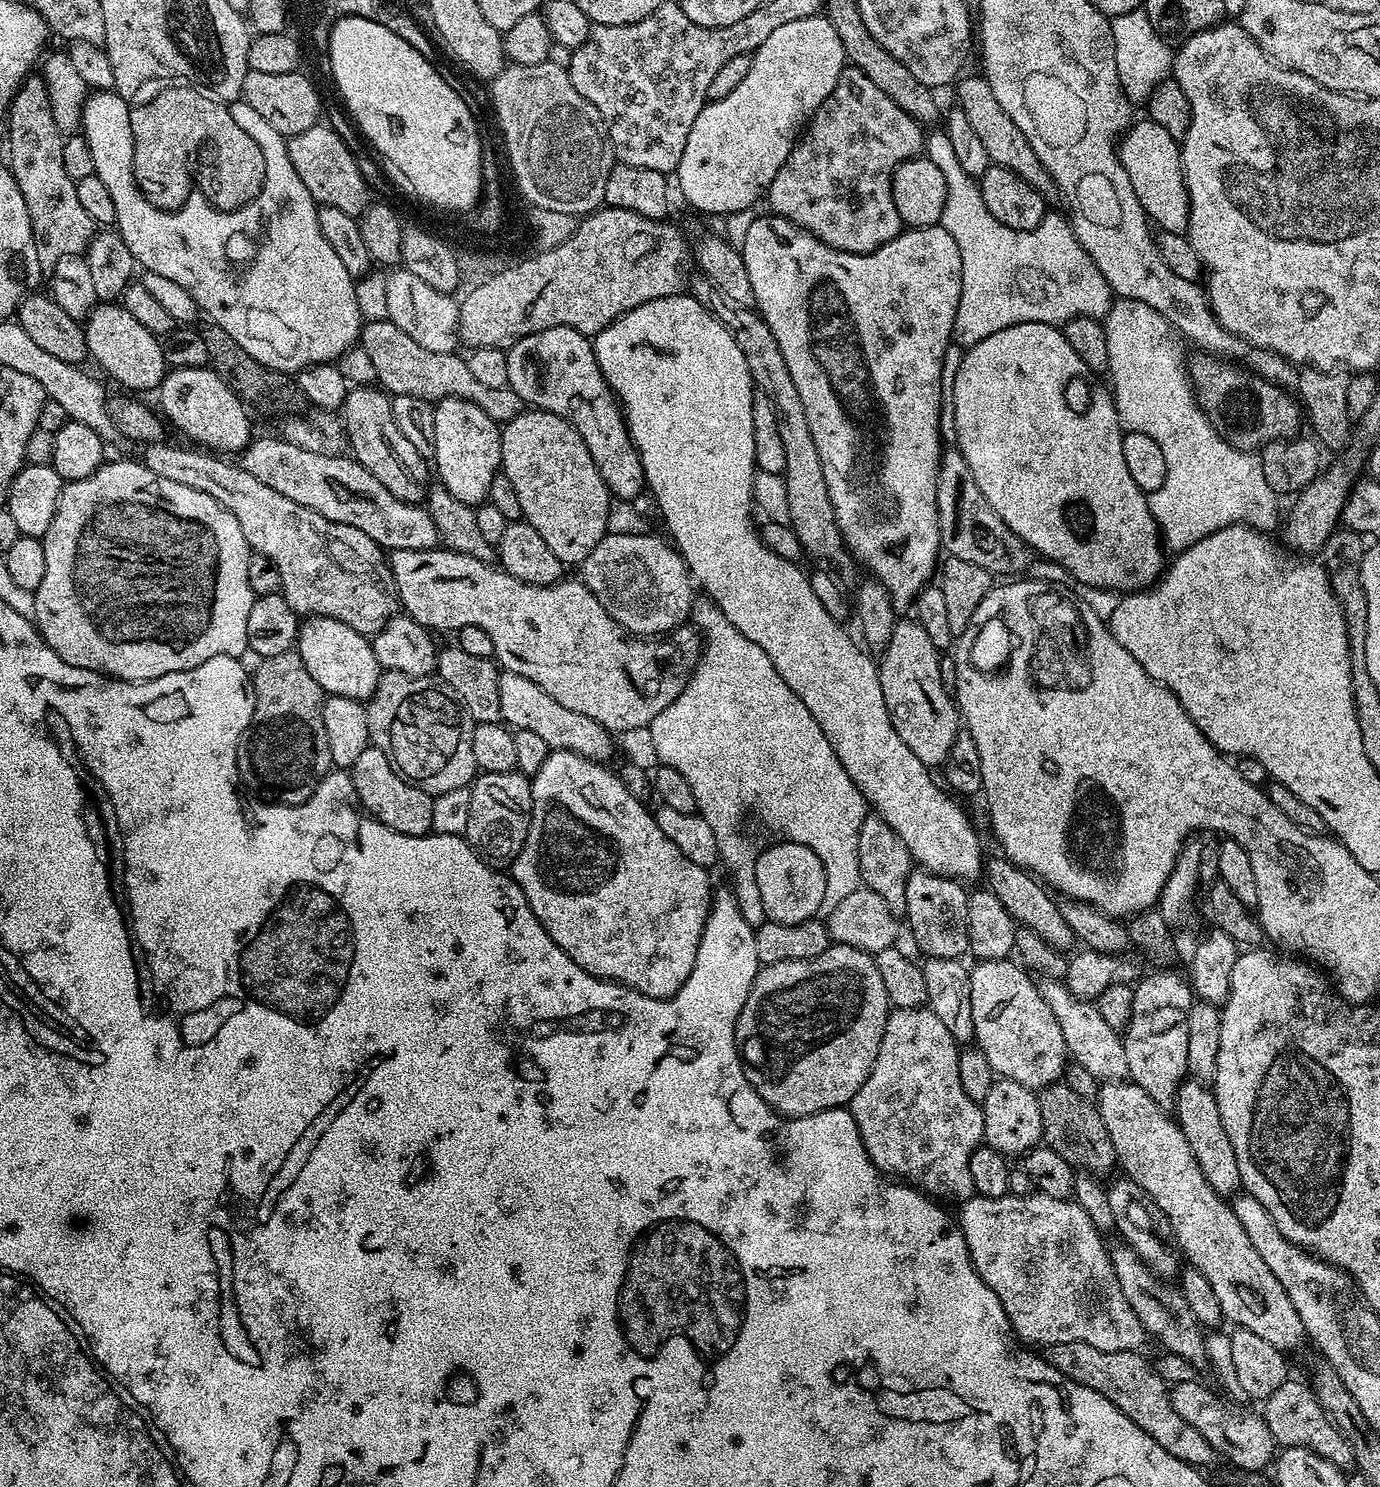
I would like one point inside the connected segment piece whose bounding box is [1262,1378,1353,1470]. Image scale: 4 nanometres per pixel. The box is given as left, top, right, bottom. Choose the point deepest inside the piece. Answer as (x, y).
(1292, 1414)

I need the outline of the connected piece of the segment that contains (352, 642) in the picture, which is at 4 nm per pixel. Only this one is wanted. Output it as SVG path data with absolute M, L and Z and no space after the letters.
M329 616L301 619L298 651L302 662L306 662L306 670L310 670L310 678L314 678L325 693L368 702L380 684L382 669L372 649L371 639L346 626L346 622L338 622Z

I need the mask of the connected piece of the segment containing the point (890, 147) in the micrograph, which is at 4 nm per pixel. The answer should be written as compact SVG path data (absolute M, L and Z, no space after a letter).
M846 66L834 86L834 90L818 106L797 139L792 153L782 162L782 170L774 174L774 182L770 182L766 193L766 201L775 215L794 222L811 236L829 244L843 252L862 254L878 250L886 242L899 236L905 227L898 214L898 206L894 206L892 193L892 175L902 162L913 160L926 148L925 129L919 120L910 118L903 112L862 70Z

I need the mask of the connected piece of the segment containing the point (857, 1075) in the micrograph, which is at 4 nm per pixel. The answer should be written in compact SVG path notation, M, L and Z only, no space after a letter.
M833 943L822 954L818 954L818 958L763 965L757 971L750 994L740 1011L740 1017L736 1019L736 1042L740 1049L740 1058L745 1067L746 1078L752 1083L758 1095L772 1107L772 1111L784 1118L813 1116L831 1108L851 1105L854 1094L858 1094L862 1082L866 1082L866 1078L870 1078L870 1070L878 1058L878 1046L882 1046L882 1034L886 1030L889 1011L886 985L882 983L882 974L878 974L876 958L871 952L863 952L854 946Z

